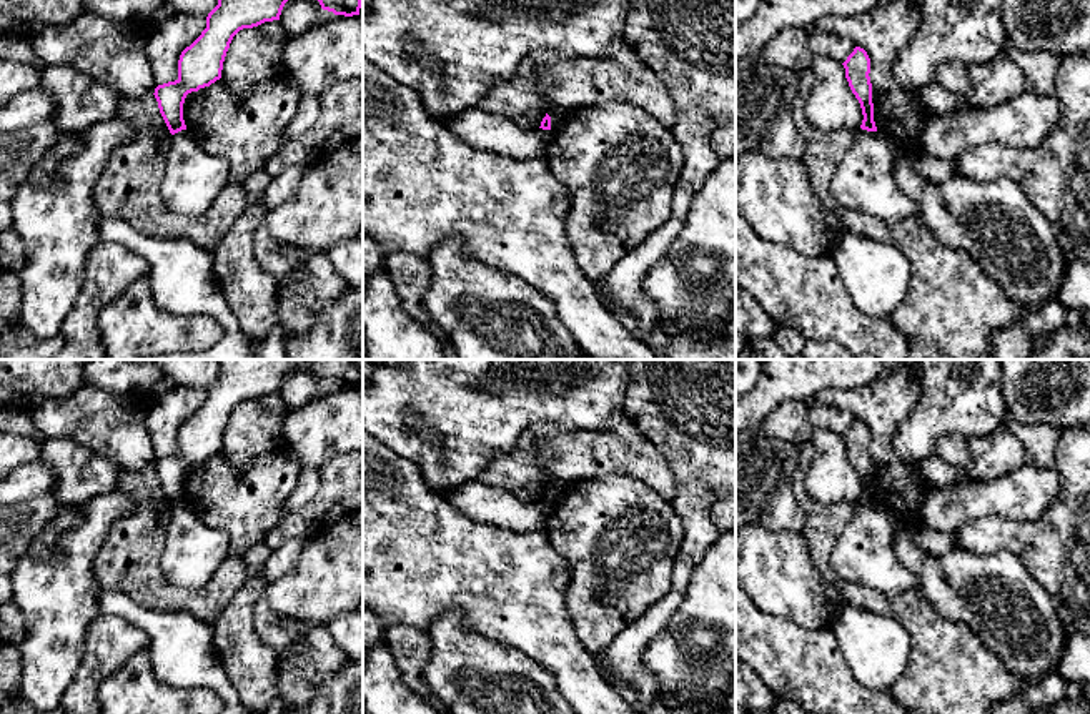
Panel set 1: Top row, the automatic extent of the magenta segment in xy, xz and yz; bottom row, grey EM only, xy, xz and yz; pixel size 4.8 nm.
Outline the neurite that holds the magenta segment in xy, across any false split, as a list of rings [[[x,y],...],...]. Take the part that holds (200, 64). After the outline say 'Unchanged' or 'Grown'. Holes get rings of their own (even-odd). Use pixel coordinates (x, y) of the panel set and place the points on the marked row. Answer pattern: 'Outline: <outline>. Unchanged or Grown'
Outline: [[[218,0],[206,17],[206,28],[178,60],[178,78],[158,85],[155,98],[171,135],[186,130],[183,103],[188,93],[221,78],[223,62],[233,37],[243,28],[280,20],[288,0]]]. Unchanged

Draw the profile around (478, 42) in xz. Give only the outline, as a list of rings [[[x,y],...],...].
[[[371,0],[369,13],[363,17],[363,58],[413,88],[426,112],[438,120],[476,107],[493,85],[513,78],[521,62],[538,50],[549,48],[574,60],[604,55],[614,43],[627,45],[627,15],[629,0]],[[411,42],[443,65],[441,75],[408,57]]]

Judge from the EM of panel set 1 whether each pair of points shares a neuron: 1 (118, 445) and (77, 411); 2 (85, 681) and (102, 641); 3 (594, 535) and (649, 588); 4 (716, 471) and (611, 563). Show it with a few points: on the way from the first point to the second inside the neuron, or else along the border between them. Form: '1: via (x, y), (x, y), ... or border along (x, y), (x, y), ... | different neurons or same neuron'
1: via (108, 435), (87, 416) | same neuron
2: via (92, 671), (102, 658), (102, 651) | same neuron
3: via (609, 541), (641, 573) | same neuron
4: border along (668, 501), (683, 526), (681, 548) | different neurons

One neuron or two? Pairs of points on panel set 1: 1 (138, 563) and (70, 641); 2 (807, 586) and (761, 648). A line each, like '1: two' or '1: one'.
1: two
2: two

